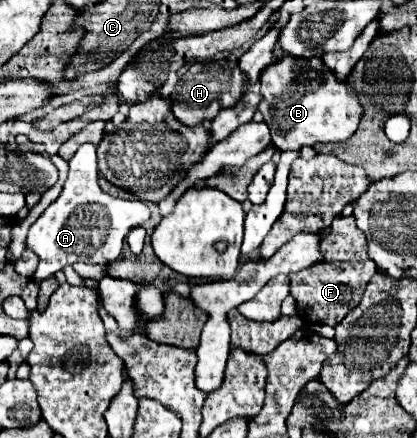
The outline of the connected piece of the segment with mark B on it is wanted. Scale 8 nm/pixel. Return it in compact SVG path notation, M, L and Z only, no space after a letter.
M283 58L271 64L261 74L261 96L263 100L257 108L271 130L271 142L279 150L301 150L303 146L315 146L319 142L343 142L353 136L363 116L353 88L349 88L347 82L339 82L321 58Z

